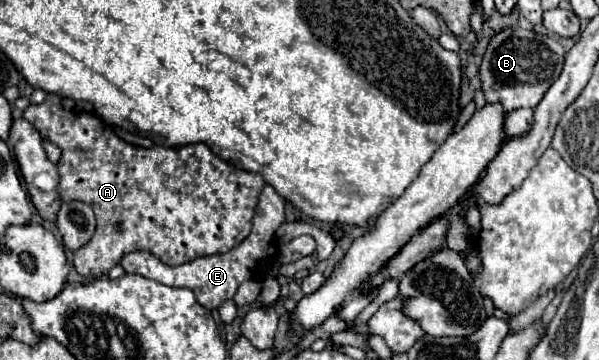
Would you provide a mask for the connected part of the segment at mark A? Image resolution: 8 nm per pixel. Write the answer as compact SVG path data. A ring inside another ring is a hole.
M47 94L43 104L31 104L23 112L23 118L29 120L45 140L53 142L63 152L57 162L61 178L57 192L61 200L81 200L89 204L97 216L97 232L93 240L75 252L73 264L81 276L105 276L109 268L121 262L123 254L135 250L149 250L165 264L181 266L201 256L223 254L249 236L255 206L265 182L259 174L227 164L215 156L207 144L199 142L181 148L139 148L121 140L101 118L87 112L65 110L61 106L61 96L57 94Z

